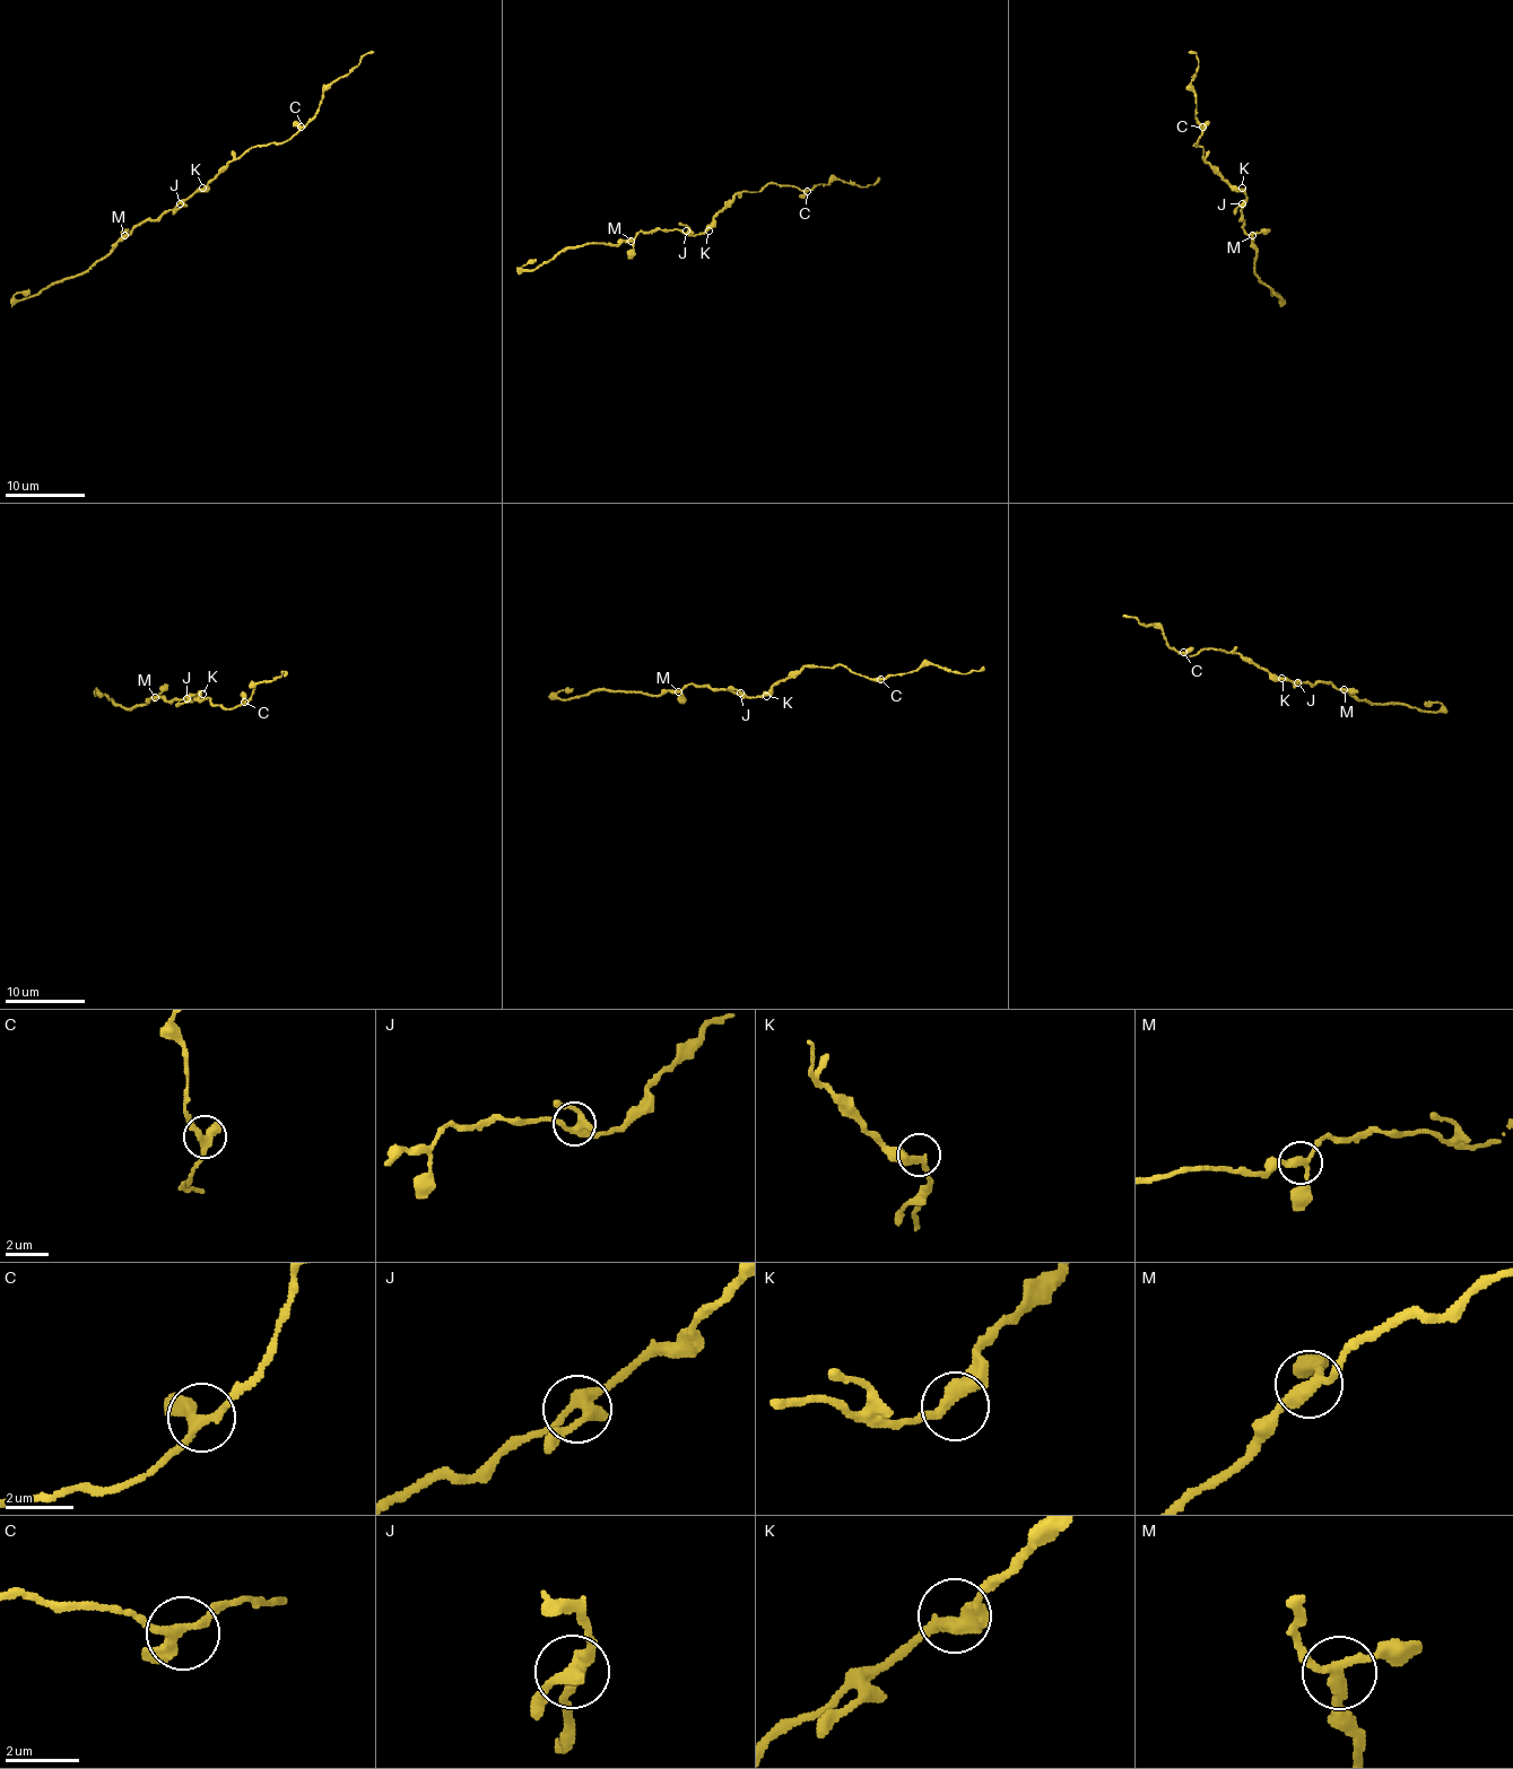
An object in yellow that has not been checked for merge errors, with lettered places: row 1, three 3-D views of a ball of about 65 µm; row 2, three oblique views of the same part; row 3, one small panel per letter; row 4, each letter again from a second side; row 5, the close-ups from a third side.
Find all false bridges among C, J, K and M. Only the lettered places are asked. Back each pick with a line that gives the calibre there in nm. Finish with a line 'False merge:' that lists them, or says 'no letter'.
False merge: no letter

